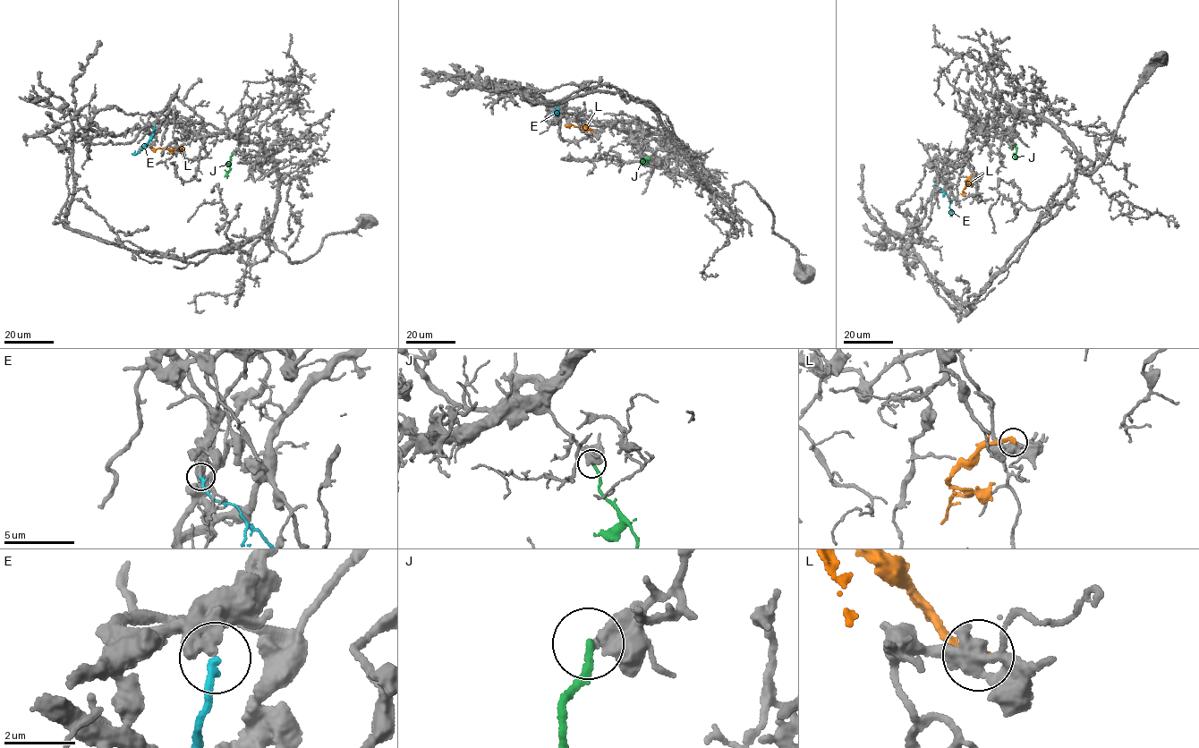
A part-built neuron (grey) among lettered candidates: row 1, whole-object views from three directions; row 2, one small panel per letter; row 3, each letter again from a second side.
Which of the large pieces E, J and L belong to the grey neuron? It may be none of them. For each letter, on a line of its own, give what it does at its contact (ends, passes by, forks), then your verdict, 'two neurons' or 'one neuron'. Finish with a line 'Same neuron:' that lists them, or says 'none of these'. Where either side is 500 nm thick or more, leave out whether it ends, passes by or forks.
E: two neurons
J: two neurons
L: two neurons
Same neuron: none of these

